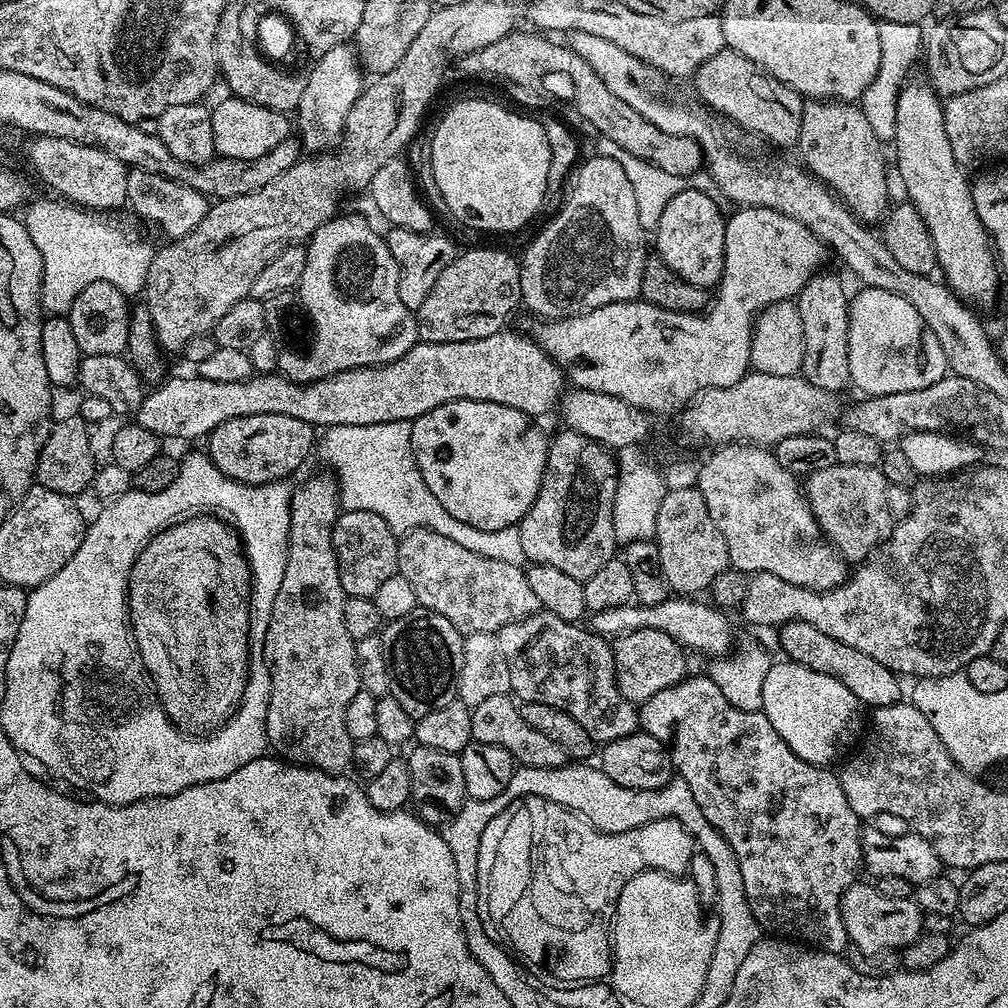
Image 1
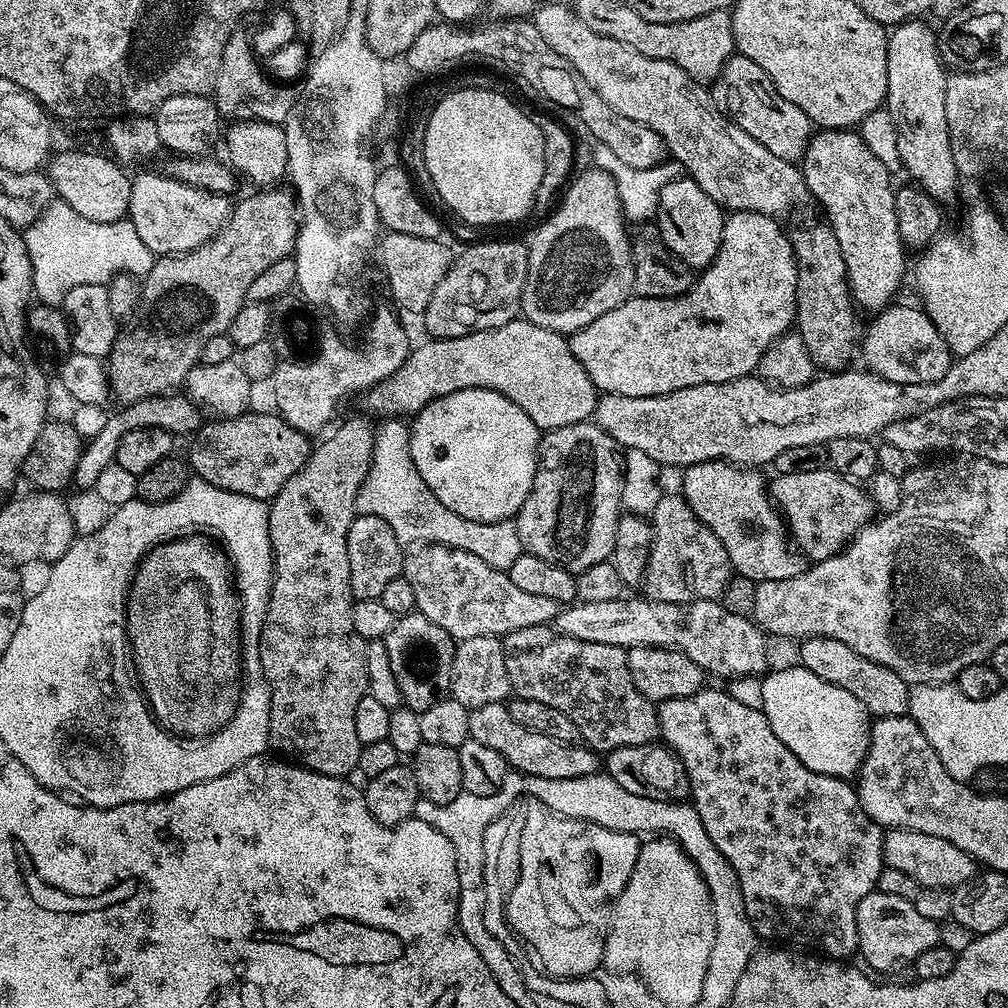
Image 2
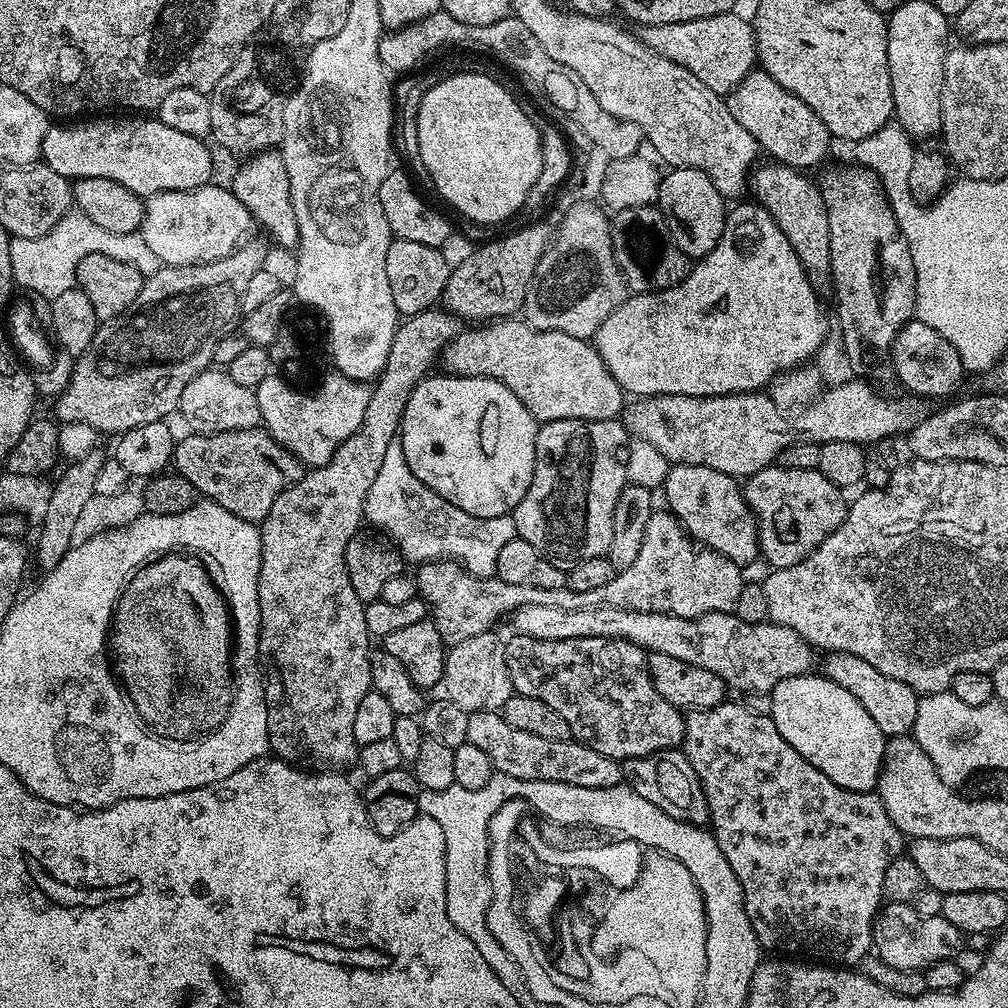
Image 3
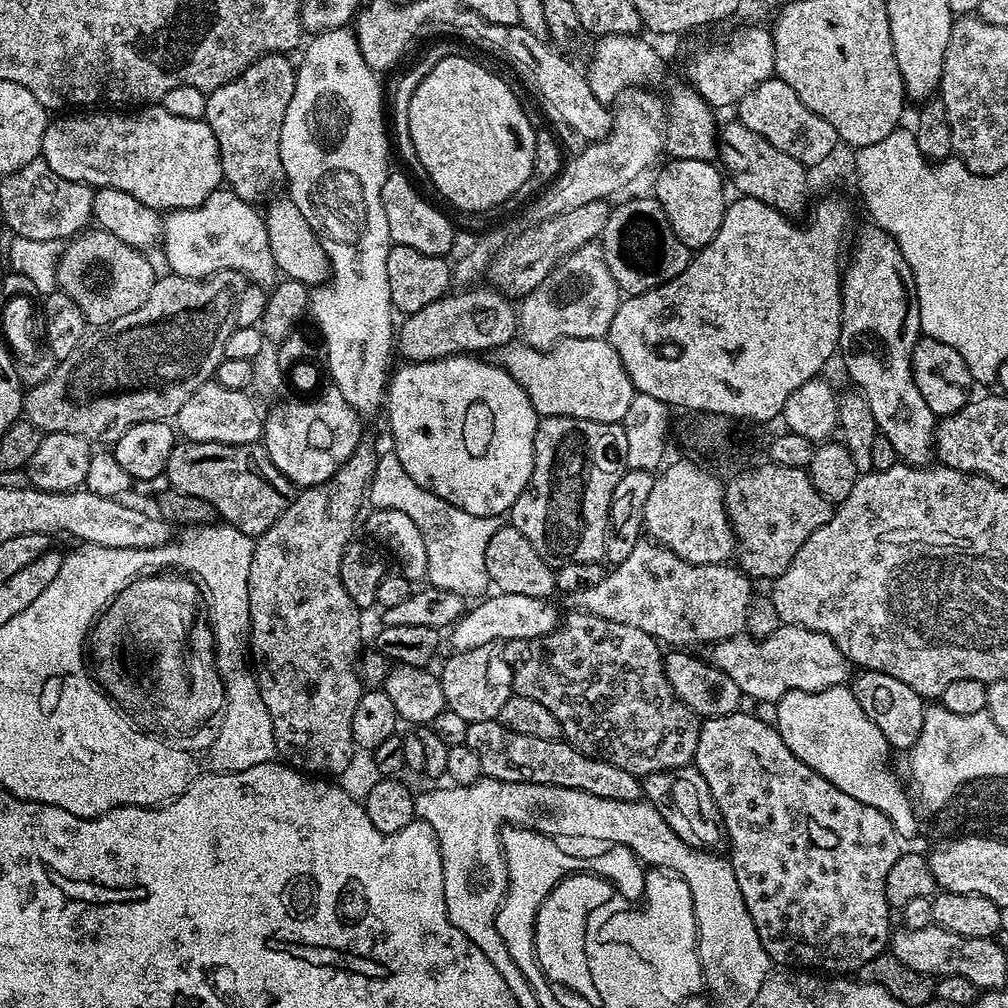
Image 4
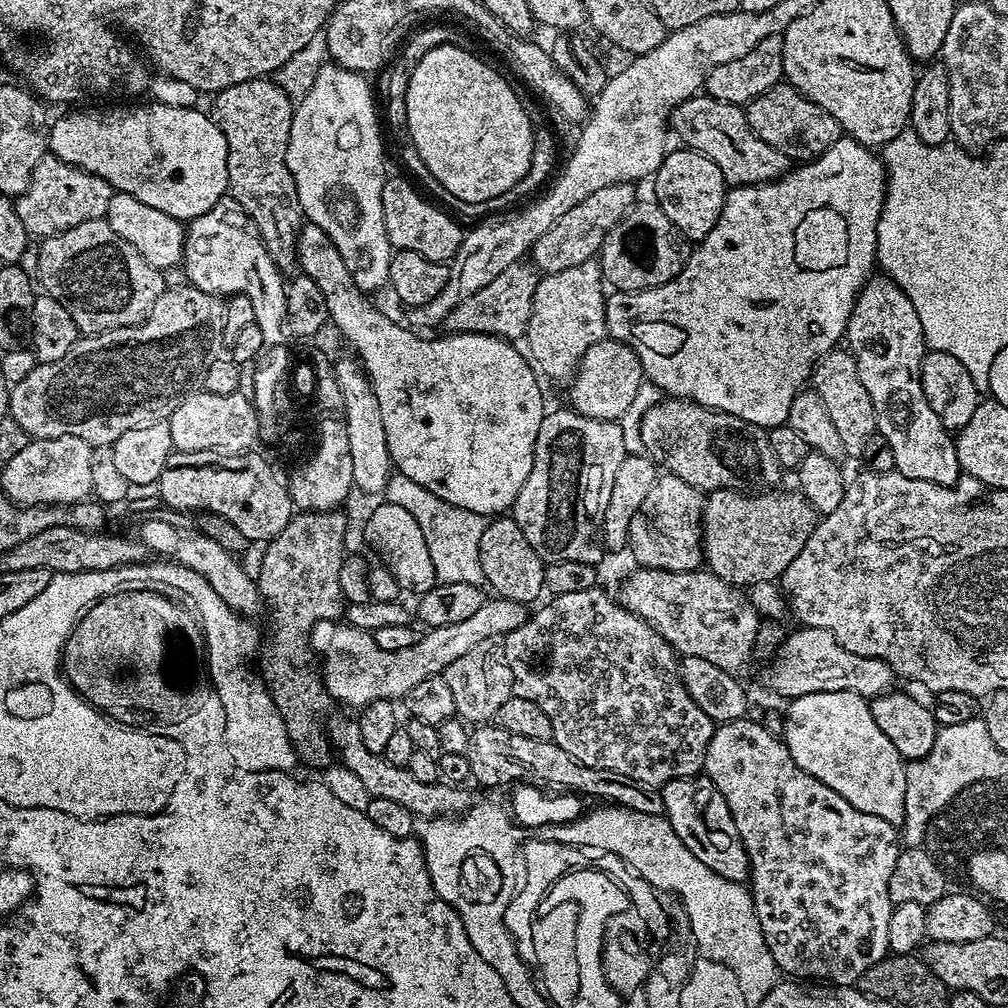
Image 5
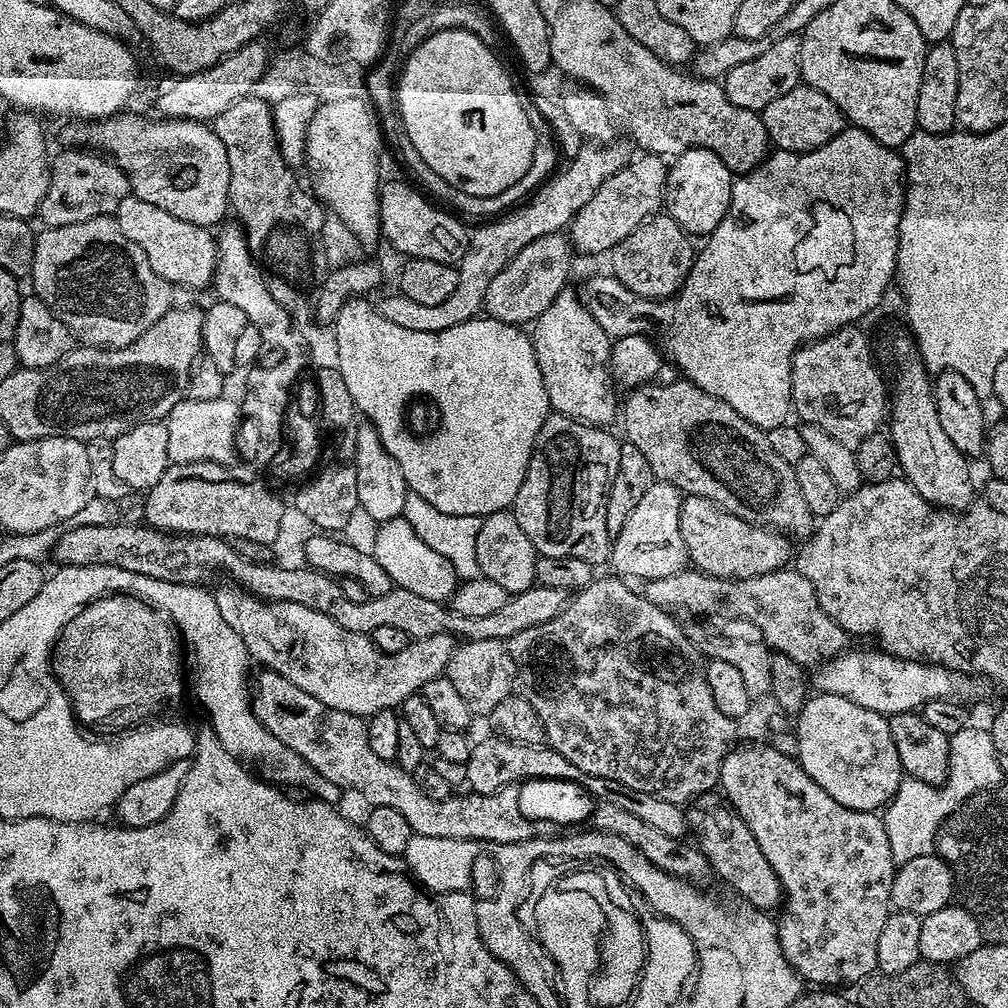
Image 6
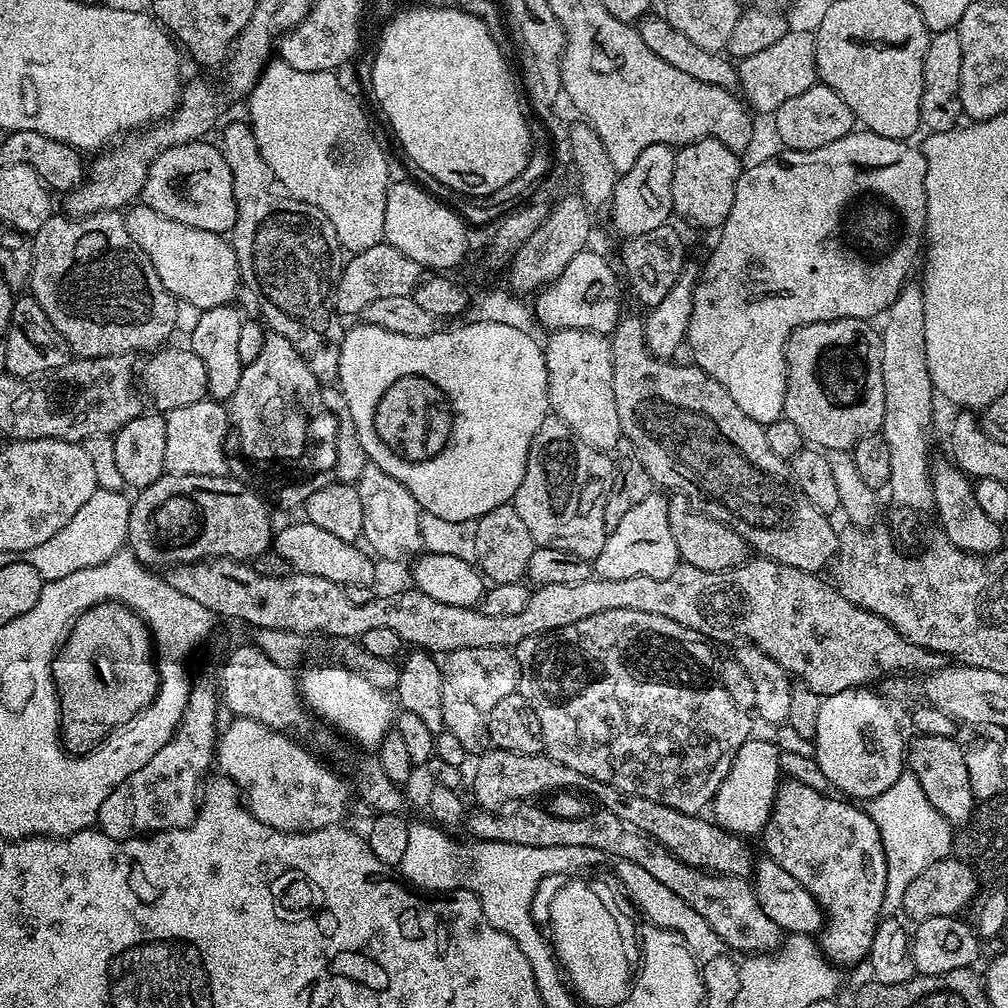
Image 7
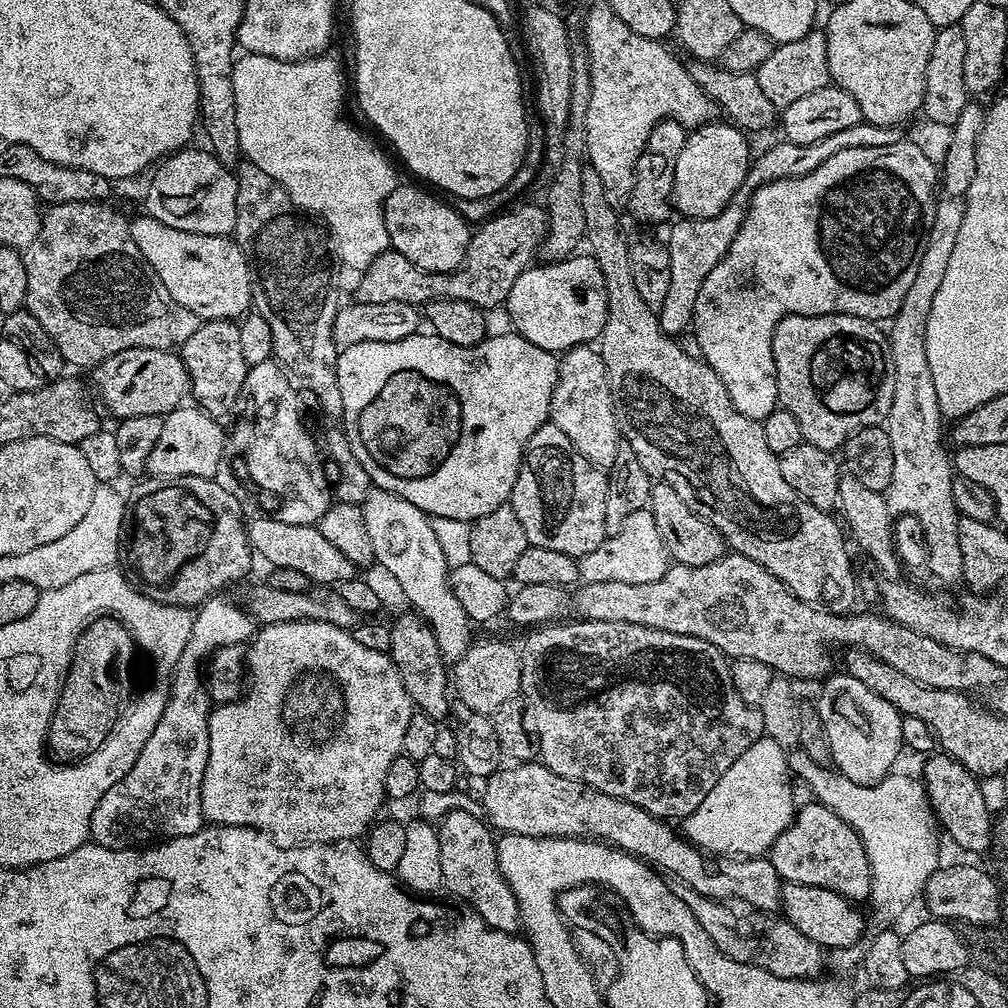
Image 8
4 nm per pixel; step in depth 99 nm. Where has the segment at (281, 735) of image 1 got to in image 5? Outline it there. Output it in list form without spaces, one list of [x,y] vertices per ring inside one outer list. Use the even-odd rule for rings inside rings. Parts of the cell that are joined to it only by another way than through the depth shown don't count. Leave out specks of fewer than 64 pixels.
[[[521,262],[506,266],[494,282],[482,286],[478,294],[470,294],[466,302],[454,306],[450,314],[446,314],[442,328],[445,333],[469,332],[470,334],[486,334],[501,336],[509,342],[520,342],[528,335],[530,314],[534,310],[534,294],[538,272],[531,263]],[[297,511],[286,527],[272,540],[263,545],[264,557],[260,560],[260,576],[258,587],[261,601],[272,611],[272,637],[267,637],[266,647],[262,652],[262,675],[268,692],[274,698],[274,706],[282,714],[282,722],[286,722],[288,737],[295,746],[297,759],[312,768],[324,768],[334,760],[331,739],[326,733],[324,715],[334,700],[324,688],[324,677],[314,663],[314,653],[310,647],[312,627],[319,620],[339,621],[346,612],[346,601],[340,595],[338,586],[338,570],[342,570],[342,562],[346,555],[344,539],[348,536],[348,520],[343,511],[305,512]]]

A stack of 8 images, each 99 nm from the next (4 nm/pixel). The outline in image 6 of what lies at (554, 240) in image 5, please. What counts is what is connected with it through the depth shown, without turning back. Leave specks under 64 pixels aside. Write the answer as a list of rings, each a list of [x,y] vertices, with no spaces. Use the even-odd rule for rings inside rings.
[[[640,154],[637,160],[636,157],[629,159],[622,170],[618,170],[613,176],[606,178],[602,182],[602,186],[598,186],[598,190],[594,190],[594,198],[590,198],[590,202],[586,202],[586,206],[582,206],[582,210],[578,210],[573,216],[570,225],[570,243],[573,249],[579,255],[581,252],[584,256],[596,256],[599,252],[611,253],[612,248],[618,246],[618,242],[622,242],[622,238],[626,238],[626,234],[634,234],[634,230],[638,230],[638,226],[642,226],[661,211],[667,177],[668,164],[665,157]]]

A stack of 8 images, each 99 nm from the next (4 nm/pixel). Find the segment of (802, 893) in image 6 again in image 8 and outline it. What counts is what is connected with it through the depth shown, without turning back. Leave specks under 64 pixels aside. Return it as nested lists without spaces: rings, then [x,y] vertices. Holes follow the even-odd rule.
[[[821,804],[797,807],[791,826],[772,843],[770,859],[781,881],[834,890],[853,902],[867,901],[872,895],[872,871],[860,835]]]

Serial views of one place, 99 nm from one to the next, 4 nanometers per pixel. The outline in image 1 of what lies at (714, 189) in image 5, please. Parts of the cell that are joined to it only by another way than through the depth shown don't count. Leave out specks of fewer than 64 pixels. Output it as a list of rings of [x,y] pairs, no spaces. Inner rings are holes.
[[[689,186],[682,194],[674,194],[662,210],[662,218],[654,233],[654,252],[680,280],[705,290],[712,290],[724,277],[726,216],[708,197],[707,191]]]

